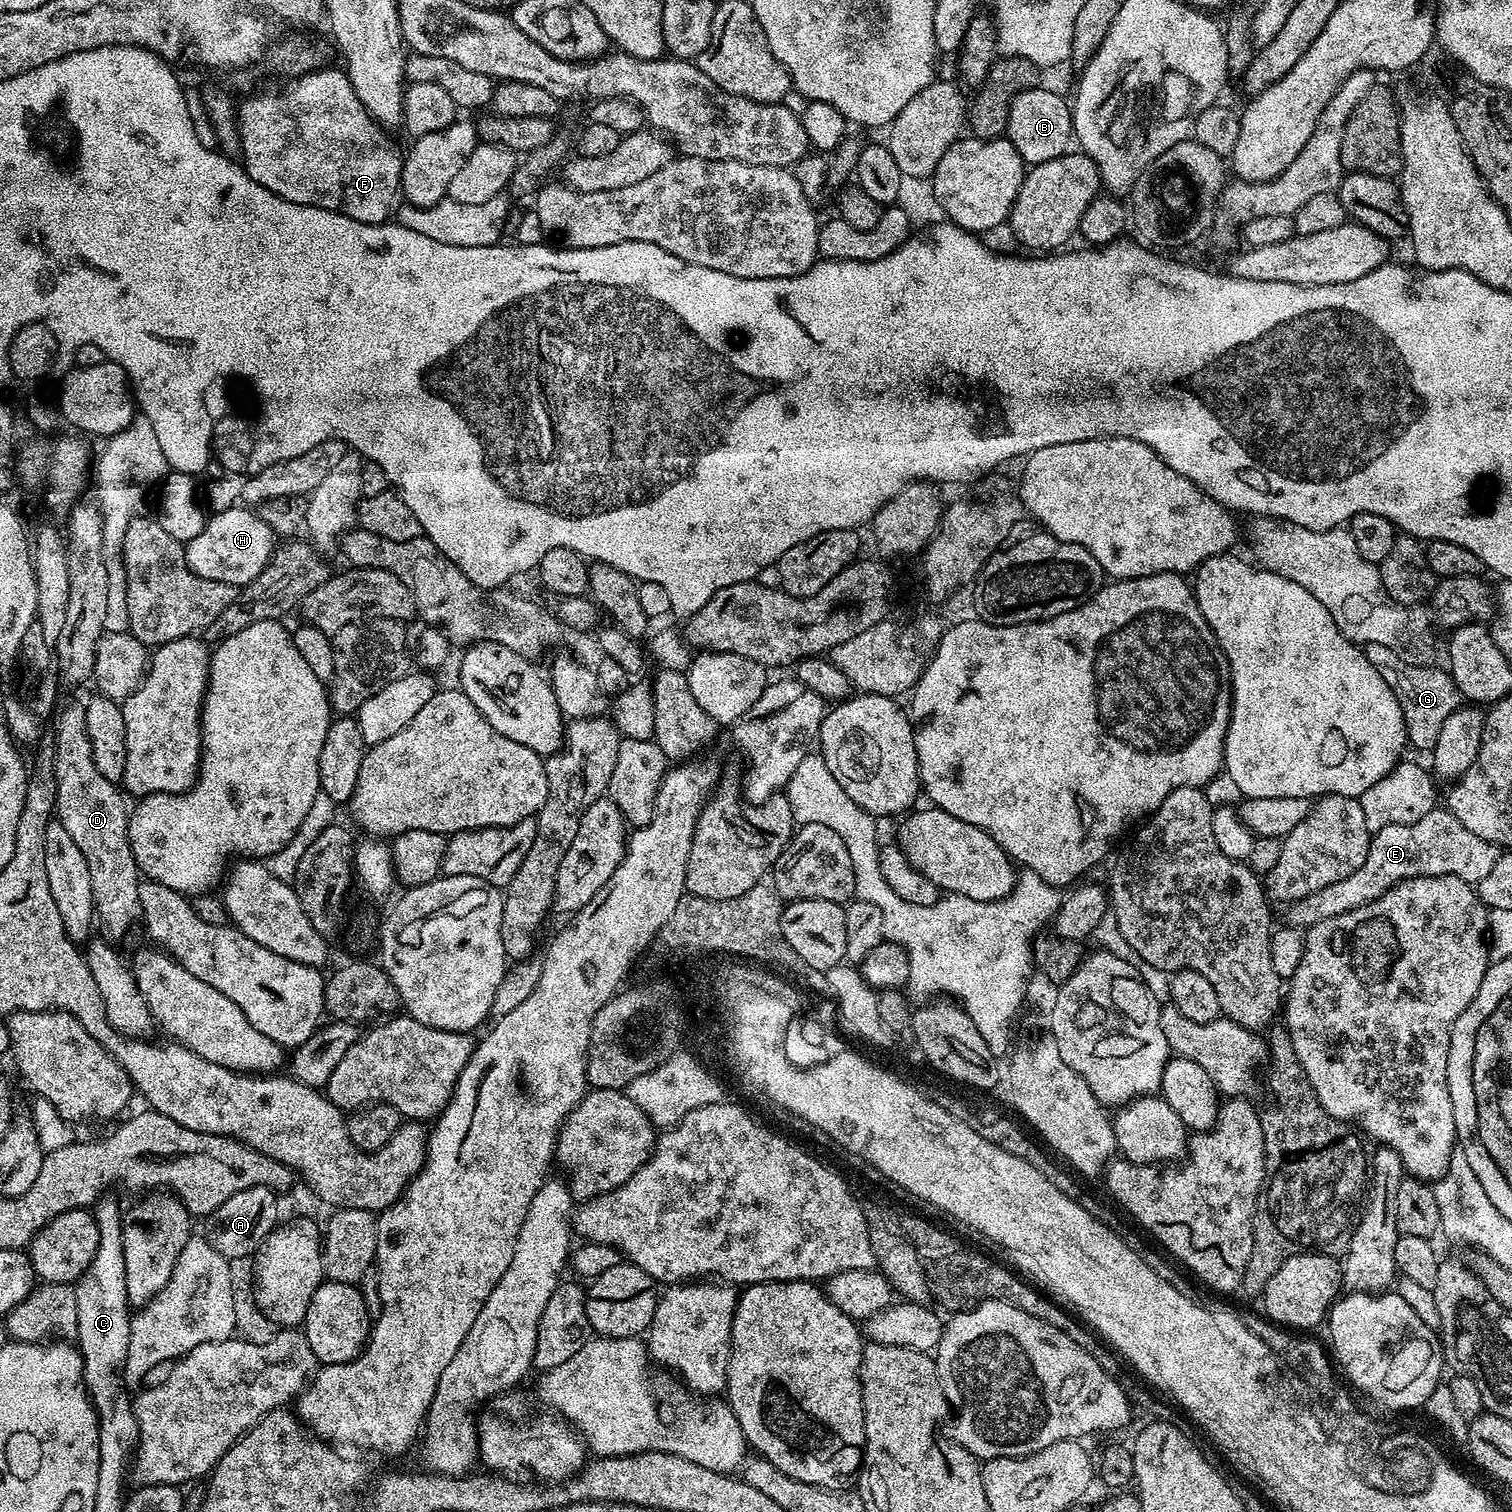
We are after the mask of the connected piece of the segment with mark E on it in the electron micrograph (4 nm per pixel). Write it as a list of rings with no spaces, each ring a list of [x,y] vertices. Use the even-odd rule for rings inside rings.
[[[1437,806],[1430,810],[1430,814],[1418,818],[1418,822],[1386,826],[1375,832],[1366,850],[1366,862],[1358,866],[1350,878],[1342,878],[1342,882],[1322,886],[1322,890],[1314,890],[1314,894],[1291,901],[1287,905],[1286,924],[1290,928],[1307,930],[1318,922],[1326,922],[1326,918],[1334,918],[1334,914],[1358,910],[1358,906],[1374,902],[1386,894],[1386,890],[1393,888],[1398,881],[1415,876],[1457,876],[1476,886],[1482,878],[1486,878],[1486,874],[1490,874],[1490,870],[1494,870],[1494,862],[1498,862],[1501,854],[1501,849],[1495,844],[1466,830],[1466,826],[1462,826],[1462,822],[1458,822],[1447,807]]]

